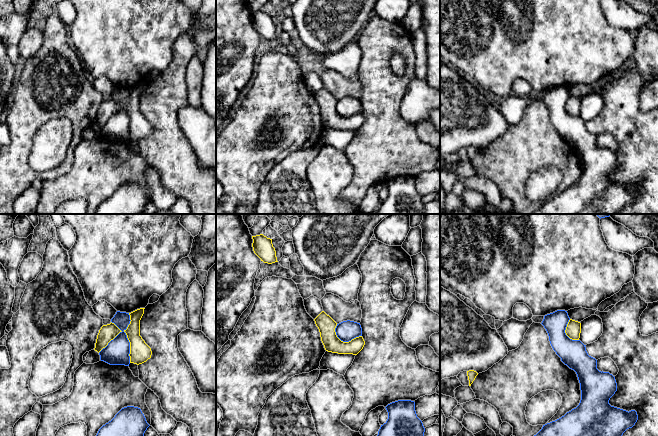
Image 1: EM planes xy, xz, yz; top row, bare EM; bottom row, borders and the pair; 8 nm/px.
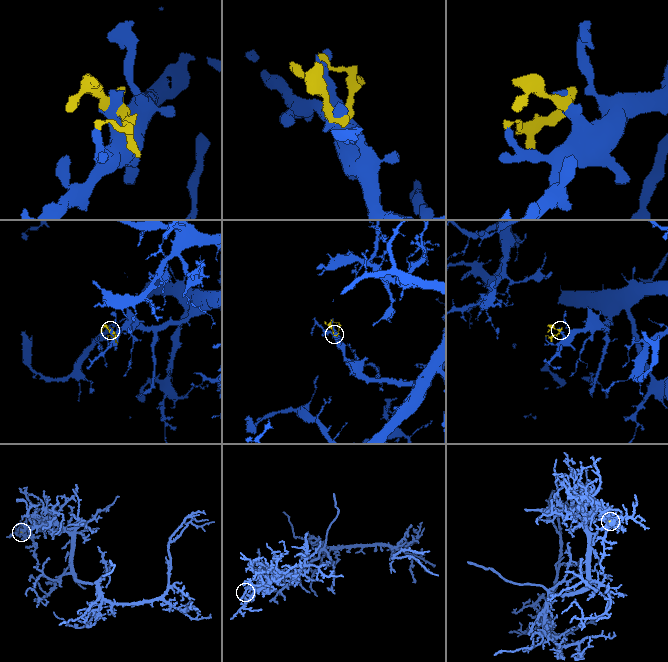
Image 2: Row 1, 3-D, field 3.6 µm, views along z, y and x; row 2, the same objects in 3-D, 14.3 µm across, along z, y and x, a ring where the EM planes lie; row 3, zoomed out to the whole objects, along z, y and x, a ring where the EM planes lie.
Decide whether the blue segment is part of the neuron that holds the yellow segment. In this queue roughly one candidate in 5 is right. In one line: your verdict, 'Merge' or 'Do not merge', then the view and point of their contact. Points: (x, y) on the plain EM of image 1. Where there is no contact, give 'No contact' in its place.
Do not merge. Touches yellow at xy (119, 108)

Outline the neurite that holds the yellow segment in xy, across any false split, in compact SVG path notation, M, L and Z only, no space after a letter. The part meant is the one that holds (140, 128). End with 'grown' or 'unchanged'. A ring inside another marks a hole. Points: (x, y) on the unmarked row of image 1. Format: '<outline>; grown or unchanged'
M145 84L137 85L130 91L130 100L124 108L130 118L130 139L142 140L151 134L151 124L145 119L140 112L140 96L144 90Z; unchanged

